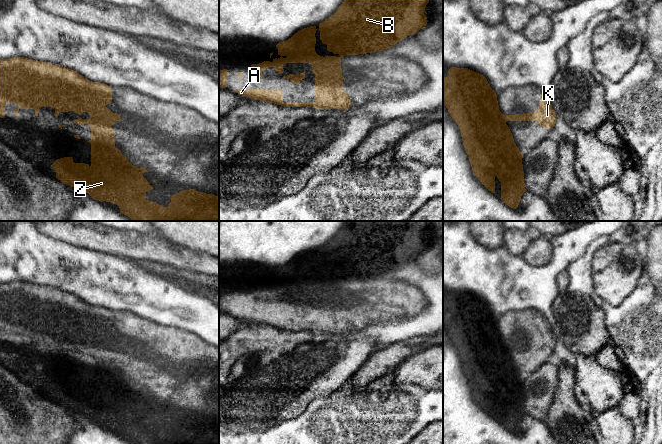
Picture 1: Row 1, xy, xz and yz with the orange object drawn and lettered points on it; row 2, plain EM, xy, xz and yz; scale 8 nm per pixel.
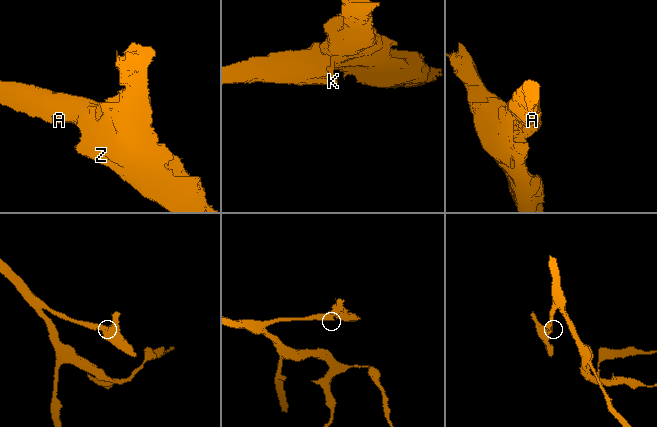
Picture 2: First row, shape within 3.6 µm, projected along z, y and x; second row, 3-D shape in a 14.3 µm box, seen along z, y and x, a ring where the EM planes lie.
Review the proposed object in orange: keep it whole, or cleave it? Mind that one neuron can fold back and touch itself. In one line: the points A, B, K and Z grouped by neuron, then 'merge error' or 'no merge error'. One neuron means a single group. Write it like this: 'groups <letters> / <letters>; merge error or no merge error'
groups A B K Z; no merge error

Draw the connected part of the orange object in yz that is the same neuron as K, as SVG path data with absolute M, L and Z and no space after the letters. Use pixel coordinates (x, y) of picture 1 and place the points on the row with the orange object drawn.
M451 67L449 75L443 77L443 105L457 123L465 151L474 176L489 191L495 193L495 178L501 182L501 200L516 209L526 191L522 158L523 153L516 146L507 121L536 121L540 126L553 129L557 116L545 95L533 113L504 115L499 110L497 95L487 79L468 68Z

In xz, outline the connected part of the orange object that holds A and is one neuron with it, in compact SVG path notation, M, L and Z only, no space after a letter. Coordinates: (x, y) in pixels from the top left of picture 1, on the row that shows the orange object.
M344 0L338 10L328 19L319 24L320 40L327 45L327 50L334 56L320 56L315 51L317 31L316 26L304 28L295 33L291 38L276 45L280 58L272 62L264 61L252 64L251 67L259 70L254 78L257 81L263 79L262 72L268 67L274 67L281 74L286 63L309 63L315 74L315 102L314 103L284 103L281 90L243 89L233 91L253 100L271 102L284 107L307 106L324 109L346 110L350 108L349 95L343 90L341 70L341 58L348 55L359 55L372 52L380 52L389 49L409 35L414 35L427 25L427 17L424 14L429 0Z

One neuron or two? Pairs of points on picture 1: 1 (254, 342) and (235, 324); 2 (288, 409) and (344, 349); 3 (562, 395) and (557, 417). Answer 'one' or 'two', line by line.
1: two
2: one
3: one

